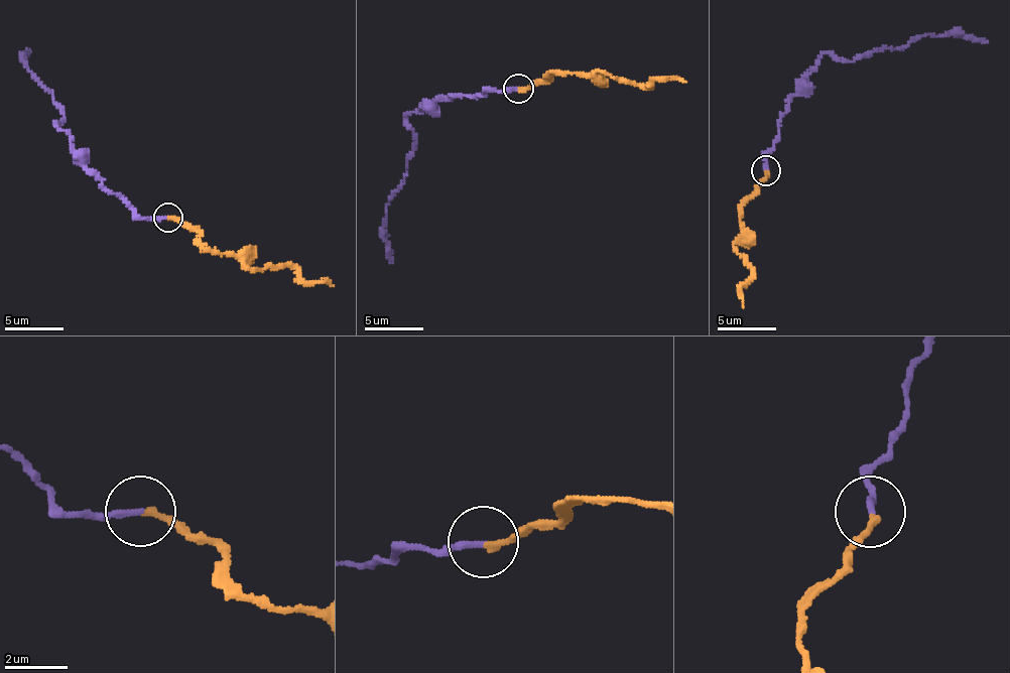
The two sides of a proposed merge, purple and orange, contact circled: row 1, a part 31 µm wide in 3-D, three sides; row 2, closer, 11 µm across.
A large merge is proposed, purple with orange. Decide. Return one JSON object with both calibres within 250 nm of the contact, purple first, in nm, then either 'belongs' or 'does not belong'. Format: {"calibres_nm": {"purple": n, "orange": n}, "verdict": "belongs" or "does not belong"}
{"calibres_nm": {"purple": 220, "orange": 220}, "verdict": "belongs"}

